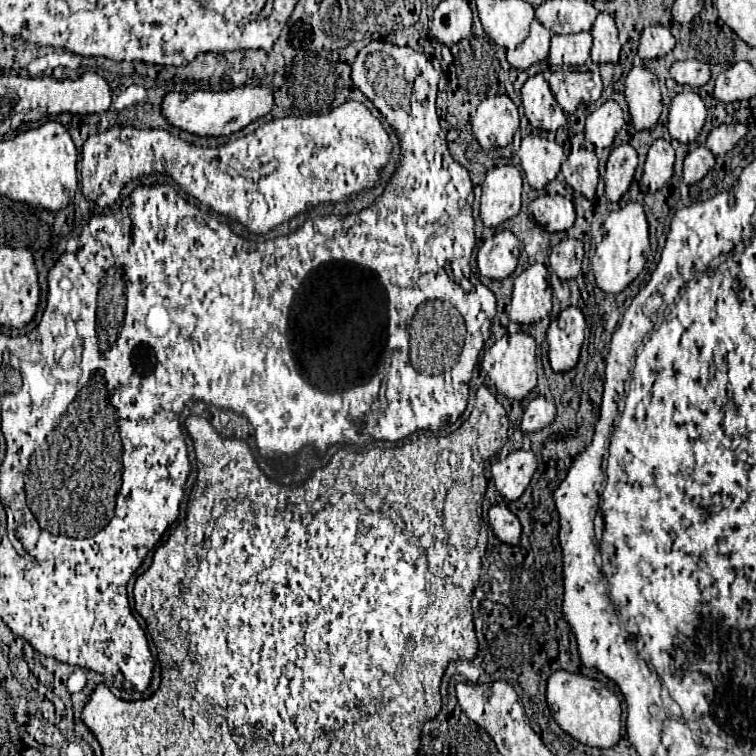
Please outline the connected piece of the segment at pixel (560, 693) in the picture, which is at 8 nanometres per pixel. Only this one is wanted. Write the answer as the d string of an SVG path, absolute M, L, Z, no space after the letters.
M556 670L548 678L546 698L548 704L558 706L558 712L554 714L556 724L578 742L596 748L612 748L620 740L620 700L604 682L566 670Z

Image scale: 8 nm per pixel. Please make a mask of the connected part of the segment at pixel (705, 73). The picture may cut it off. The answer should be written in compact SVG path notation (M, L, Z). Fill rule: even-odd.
M680 60L670 66L670 76L678 84L704 86L710 80L710 68L700 60Z

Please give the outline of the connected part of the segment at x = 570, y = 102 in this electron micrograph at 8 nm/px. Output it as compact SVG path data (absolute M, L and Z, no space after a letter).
M558 70L550 74L548 84L564 112L574 112L582 104L596 102L602 92L602 80L598 72Z

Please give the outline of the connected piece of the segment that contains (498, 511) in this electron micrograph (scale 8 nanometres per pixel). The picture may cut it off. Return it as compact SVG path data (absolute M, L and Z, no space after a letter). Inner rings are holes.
M498 504L492 506L490 512L488 512L488 522L490 522L494 534L502 542L506 542L506 544L518 544L522 528L520 528L518 518L506 506L498 506Z

